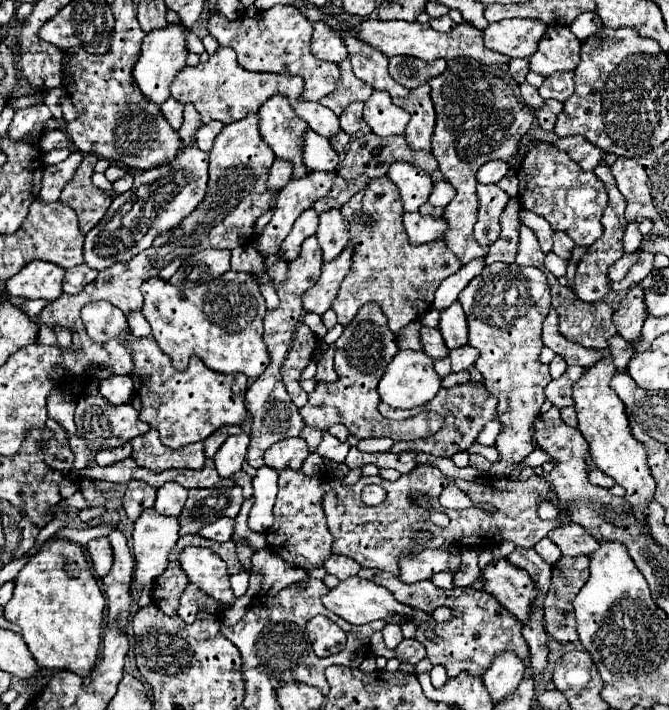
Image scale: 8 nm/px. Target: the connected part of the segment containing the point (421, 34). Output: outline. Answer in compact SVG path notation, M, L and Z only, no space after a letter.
M366 19L360 23L360 39L370 43L372 47L380 49L384 55L394 57L394 55L412 55L424 61L434 61L434 59L460 59L460 57L470 57L476 59L484 65L508 65L510 57L490 51L484 47L482 41L482 31L476 29L470 23L458 23L452 31L448 33L438 33L434 31L428 23L406 23L406 21L378 21L378 19Z

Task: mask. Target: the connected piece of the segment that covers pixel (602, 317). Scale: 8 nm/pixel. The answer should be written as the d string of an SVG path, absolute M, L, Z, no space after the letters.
M546 273L548 277L548 285L550 285L550 295L552 295L552 307L558 311L560 315L560 333L564 333L564 337L568 337L574 343L580 343L584 347L592 347L592 349L606 349L608 347L608 339L616 335L616 327L612 323L612 307L604 301L594 301L594 303L584 303L582 299L578 299L574 295L572 289L560 285L556 281L556 277L550 277L550 273Z

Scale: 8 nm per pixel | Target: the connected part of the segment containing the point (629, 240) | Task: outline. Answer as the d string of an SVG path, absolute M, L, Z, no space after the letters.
M630 222L626 226L623 236L625 253L634 253L638 250L639 244L643 238L638 230L638 223Z

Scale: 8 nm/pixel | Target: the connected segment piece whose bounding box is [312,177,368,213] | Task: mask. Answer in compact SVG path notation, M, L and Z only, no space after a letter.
M336 177L334 179L334 189L332 193L322 199L322 201L316 201L312 207L322 213L322 211L328 211L328 209L340 209L354 193L358 193L360 189L364 189L364 185L368 185L366 177L362 177L362 181L354 181L354 185L346 185L346 181L342 181L342 177Z

